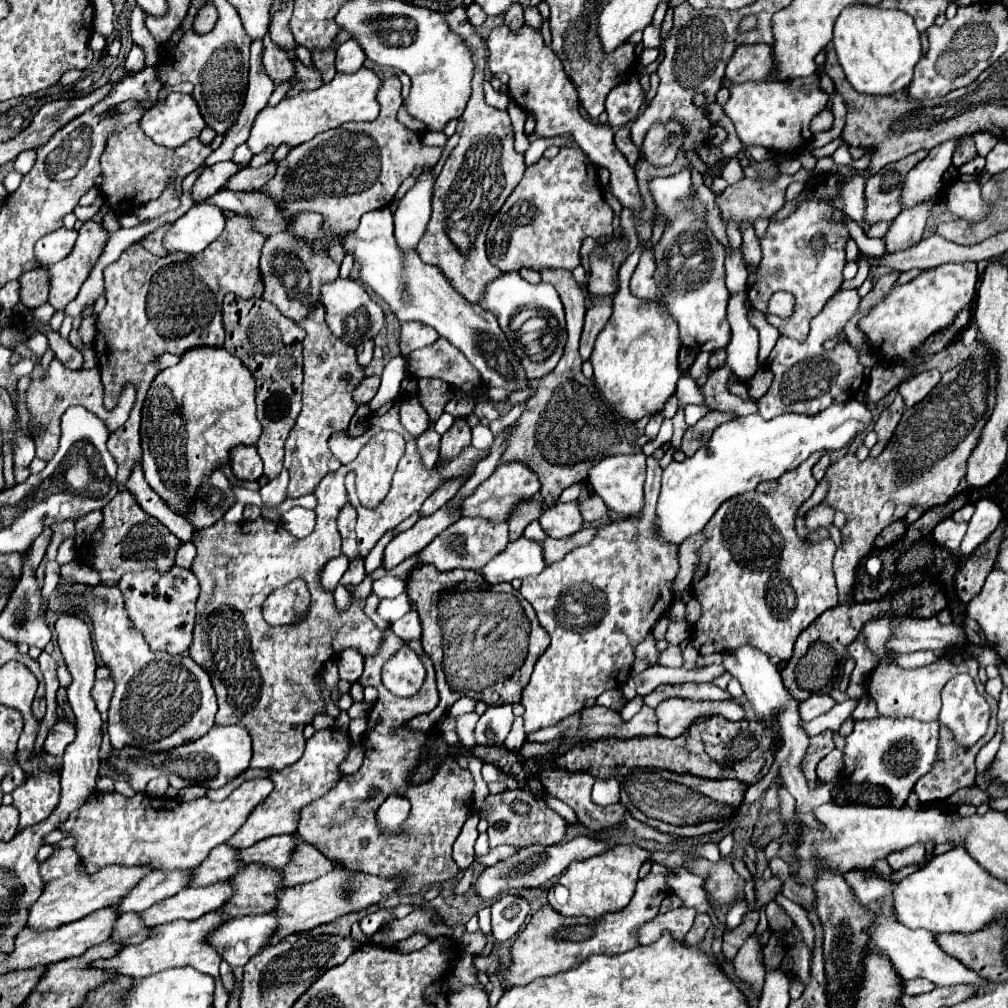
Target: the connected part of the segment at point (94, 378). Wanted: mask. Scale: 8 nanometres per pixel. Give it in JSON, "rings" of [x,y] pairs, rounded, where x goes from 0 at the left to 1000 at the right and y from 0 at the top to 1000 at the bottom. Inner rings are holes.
{"rings":[[[54,356],[50,360],[50,366],[48,366],[46,376],[42,376],[42,372],[44,372],[44,368],[38,362],[34,366],[34,370],[32,370],[32,382],[30,382],[26,394],[28,394],[30,416],[32,418],[38,418],[38,420],[42,420],[46,424],[46,430],[36,436],[36,451],[40,455],[44,455],[44,457],[50,457],[50,453],[54,453],[54,449],[58,445],[58,438],[60,438],[60,414],[62,414],[62,410],[67,404],[71,404],[71,402],[85,404],[95,414],[99,414],[105,420],[107,430],[111,430],[113,426],[119,424],[121,418],[127,416],[127,410],[129,410],[129,406],[135,400],[135,382],[127,381],[122,387],[122,393],[118,397],[118,402],[113,405],[113,408],[105,408],[103,402],[101,402],[101,380],[99,380],[99,372],[97,372],[97,366],[95,364],[72,368],[65,366],[60,358]]]}

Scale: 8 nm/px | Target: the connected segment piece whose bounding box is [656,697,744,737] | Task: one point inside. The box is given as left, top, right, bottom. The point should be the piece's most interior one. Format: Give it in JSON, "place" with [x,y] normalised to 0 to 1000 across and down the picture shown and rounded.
{"place":[669,709]}

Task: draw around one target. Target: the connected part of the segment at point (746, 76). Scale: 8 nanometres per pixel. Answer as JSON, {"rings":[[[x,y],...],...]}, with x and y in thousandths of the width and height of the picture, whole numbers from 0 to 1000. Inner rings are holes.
{"rings":[[[732,45],[720,66],[720,74],[726,82],[758,80],[766,74],[766,68],[768,61],[764,45]]]}

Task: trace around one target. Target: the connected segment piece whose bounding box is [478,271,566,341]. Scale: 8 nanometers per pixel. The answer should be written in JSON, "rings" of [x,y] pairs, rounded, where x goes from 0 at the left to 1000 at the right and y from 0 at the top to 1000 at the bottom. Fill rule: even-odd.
{"rings":[[[514,269],[500,271],[500,273],[496,273],[494,277],[486,279],[486,281],[482,283],[482,287],[480,287],[474,303],[490,311],[490,314],[494,316],[496,325],[502,332],[504,338],[511,337],[511,330],[506,325],[506,316],[508,316],[516,307],[520,307],[520,305],[536,305],[536,307],[546,309],[546,311],[554,316],[556,325],[561,326],[560,305],[558,305],[558,301],[556,301],[556,297],[554,297],[554,291],[550,289],[550,285],[546,285],[546,283],[542,283],[542,281],[528,283],[528,281],[520,279],[520,277],[514,273]]]}

